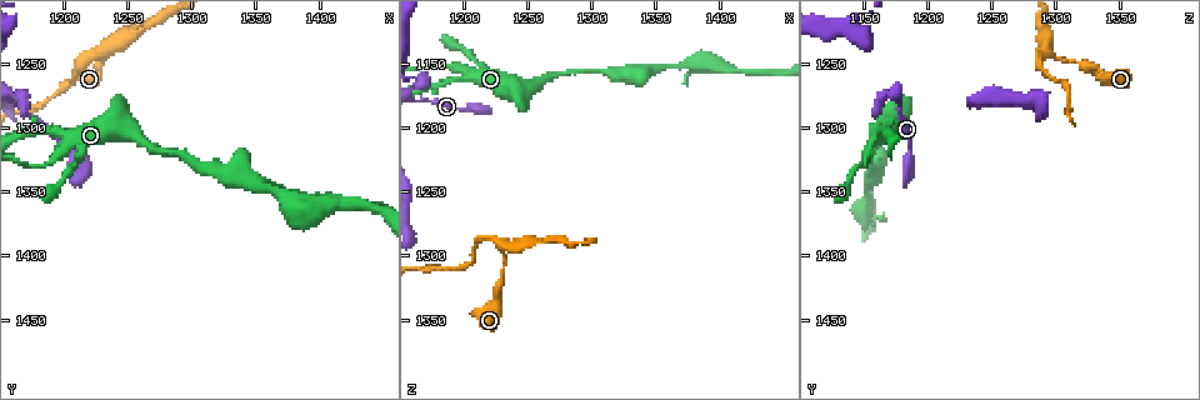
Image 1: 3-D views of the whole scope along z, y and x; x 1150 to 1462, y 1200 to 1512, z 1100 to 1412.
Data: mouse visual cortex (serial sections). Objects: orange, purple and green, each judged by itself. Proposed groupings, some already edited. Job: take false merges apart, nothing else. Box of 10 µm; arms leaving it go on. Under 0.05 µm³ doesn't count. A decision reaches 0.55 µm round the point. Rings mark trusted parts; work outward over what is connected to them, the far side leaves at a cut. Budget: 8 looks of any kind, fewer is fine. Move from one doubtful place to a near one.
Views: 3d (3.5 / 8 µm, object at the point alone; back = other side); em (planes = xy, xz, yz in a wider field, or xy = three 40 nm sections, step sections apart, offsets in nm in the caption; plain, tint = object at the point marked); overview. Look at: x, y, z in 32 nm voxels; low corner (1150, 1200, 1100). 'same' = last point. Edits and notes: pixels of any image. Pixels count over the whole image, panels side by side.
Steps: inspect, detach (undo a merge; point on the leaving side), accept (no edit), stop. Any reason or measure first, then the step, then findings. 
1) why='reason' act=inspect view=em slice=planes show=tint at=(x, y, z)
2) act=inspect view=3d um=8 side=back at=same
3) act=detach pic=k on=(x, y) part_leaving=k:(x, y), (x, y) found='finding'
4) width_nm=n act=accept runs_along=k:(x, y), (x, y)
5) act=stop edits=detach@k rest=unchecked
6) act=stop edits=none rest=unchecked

why='calibre changes' act=inspect view=3d um=8 at=(1214, 1326, 1184)

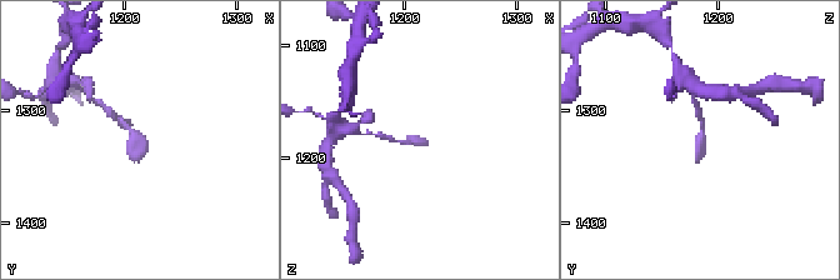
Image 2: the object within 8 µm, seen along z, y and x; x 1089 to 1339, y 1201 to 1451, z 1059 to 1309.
why='zoom in' act=inspect view=3d um=3.5 at=same

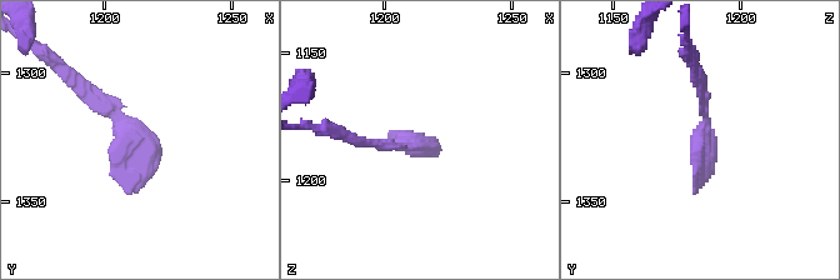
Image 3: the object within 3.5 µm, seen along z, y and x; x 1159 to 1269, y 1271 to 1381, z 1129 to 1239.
why='now the EM' act=inspect view=em slice=xy step=3 show=tint at=(1212, 1326, 1186)

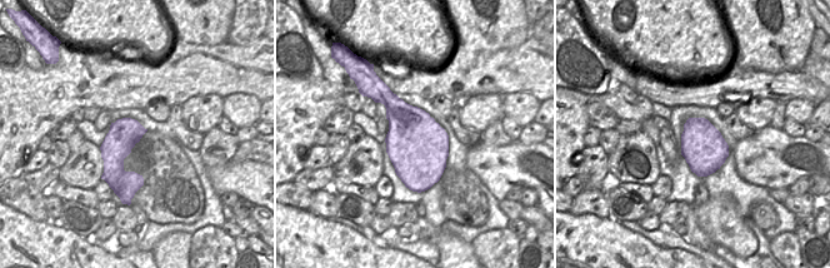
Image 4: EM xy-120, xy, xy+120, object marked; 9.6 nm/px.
width_nm=600 act=accept runs_along=3:(70, 76), (135, 138), (131, 191) found='all the same cell'

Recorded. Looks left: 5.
why='sharp bend' act=inspect view=3d um=3.5 at=(1230, 1242, 1292)

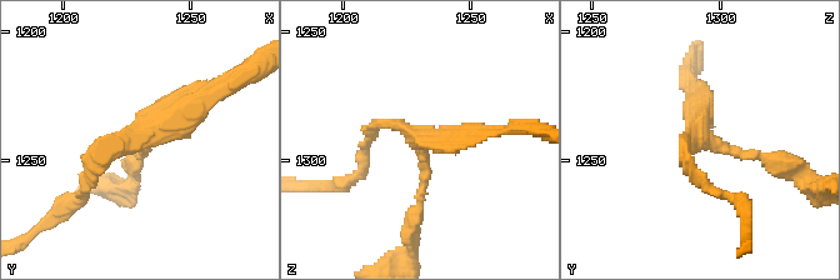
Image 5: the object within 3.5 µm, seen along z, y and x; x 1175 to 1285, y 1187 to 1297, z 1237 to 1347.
why='need the tissue' act=inspect view=em slice=xy step=1 show=tint at=(1228, 1241, 1291)

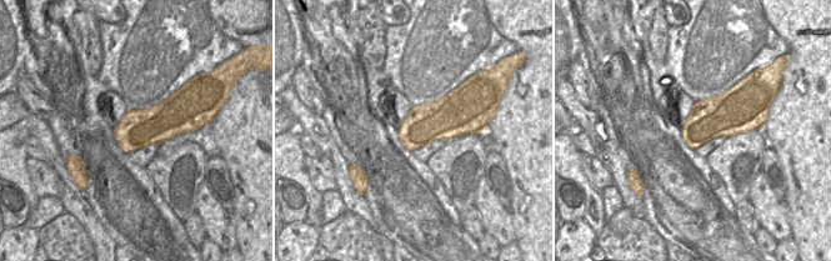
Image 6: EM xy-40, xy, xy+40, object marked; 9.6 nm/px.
act=accept runs_along=5:(416, 213), (424, 184), (416, 139), (489, 130) found='one cell here'

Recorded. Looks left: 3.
why='branch point' act=inspect view=3d um=8 at=(1382, 1362, 1148)

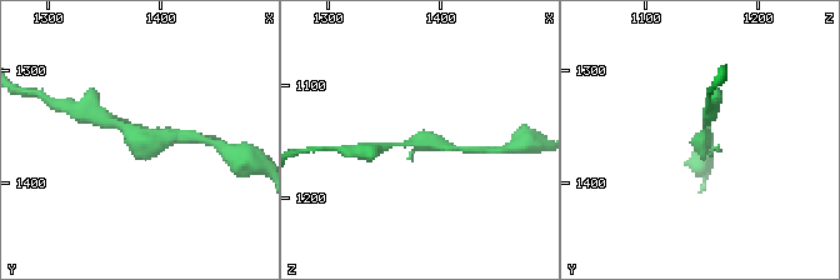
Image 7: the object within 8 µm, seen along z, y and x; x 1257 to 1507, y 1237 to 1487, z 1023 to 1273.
why='need the tissue' act=inspect view=em slice=xy step=2 show=tint at=same

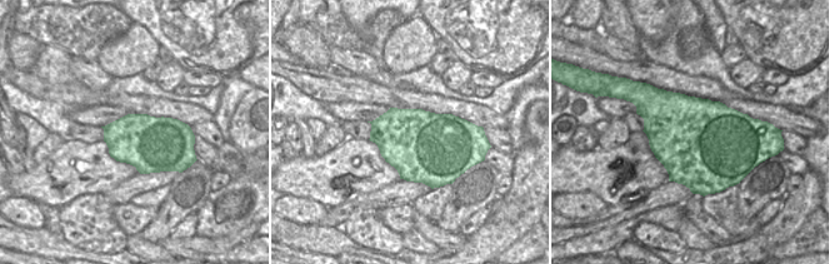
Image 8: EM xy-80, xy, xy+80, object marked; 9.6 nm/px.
act=accept runs_along=7:(108, 120), (134, 140), (171, 136) found='continuous, no second cell'

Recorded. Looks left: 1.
act=stop edits=none rest=unchecked

